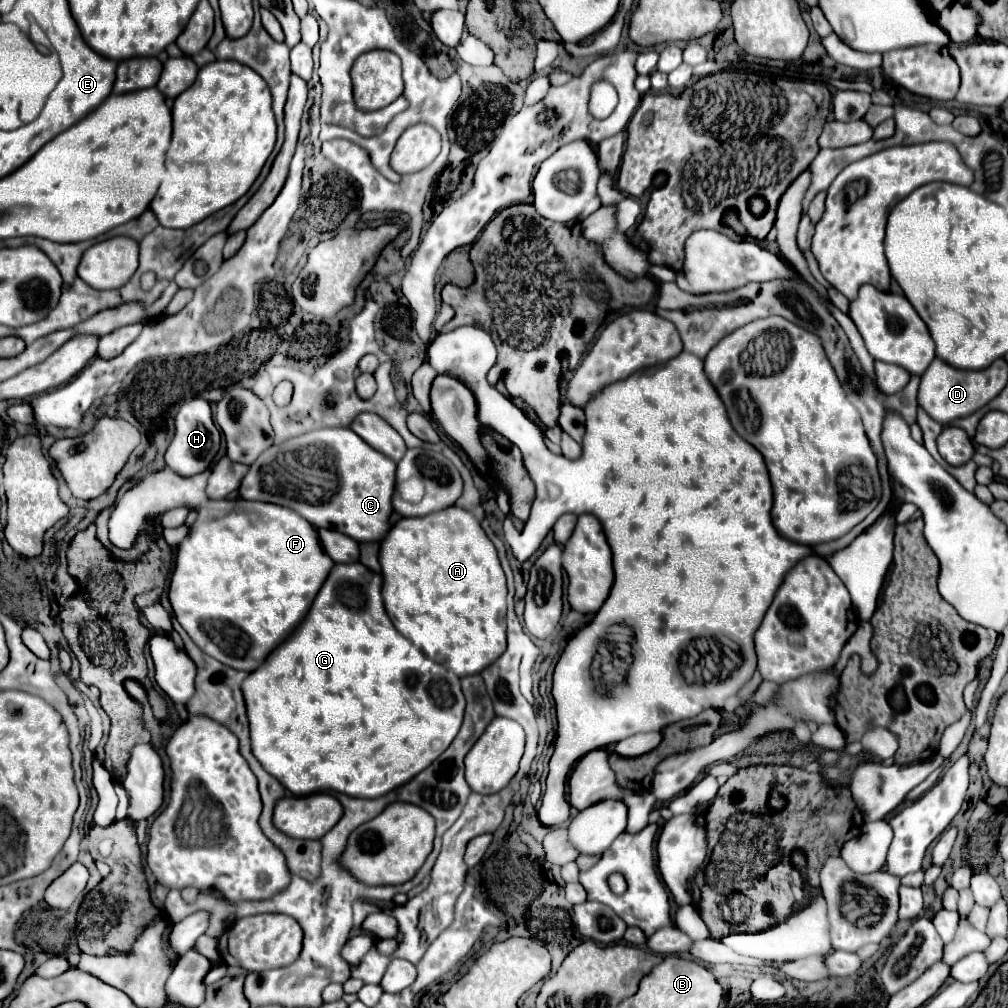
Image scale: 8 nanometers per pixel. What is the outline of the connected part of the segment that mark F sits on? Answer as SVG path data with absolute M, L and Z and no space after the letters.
M236 498L236 500L208 500L198 510L198 520L192 524L188 536L178 546L176 566L174 566L174 572L172 572L172 578L170 578L170 604L172 604L172 610L174 610L174 614L176 614L178 622L180 622L180 626L190 634L190 638L194 640L194 644L202 652L206 652L208 656L216 658L218 662L222 662L222 664L226 664L226 666L230 666L234 670L252 672L304 620L304 616L308 614L320 586L328 578L332 566L334 566L332 558L328 558L328 554L320 546L318 530L310 522L306 522L300 514L296 514L294 510L278 506L278 504L268 504L268 502L248 502L248 500L242 500L242 498Z

